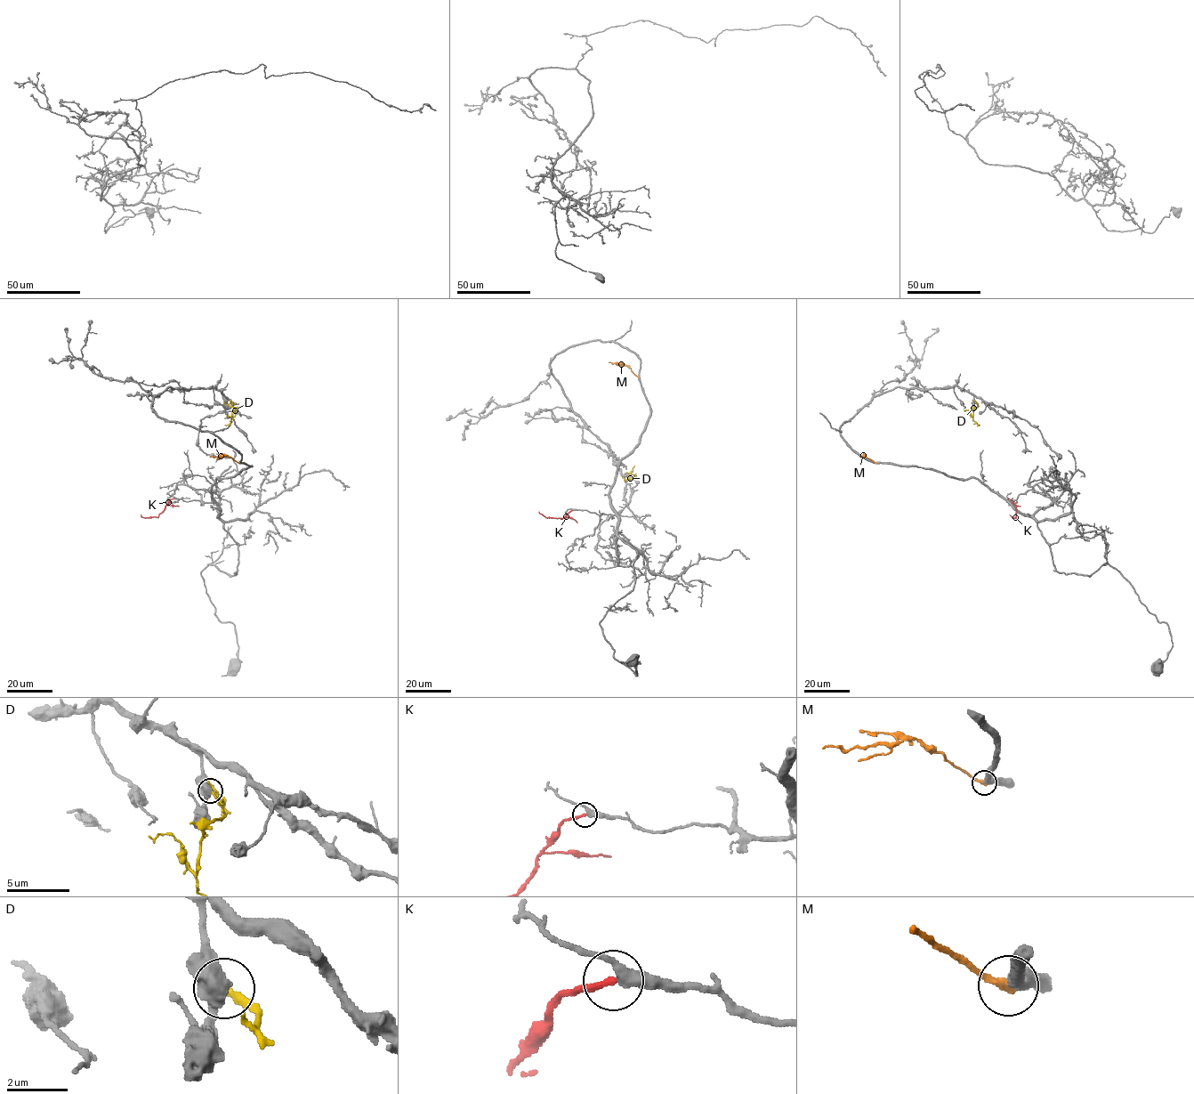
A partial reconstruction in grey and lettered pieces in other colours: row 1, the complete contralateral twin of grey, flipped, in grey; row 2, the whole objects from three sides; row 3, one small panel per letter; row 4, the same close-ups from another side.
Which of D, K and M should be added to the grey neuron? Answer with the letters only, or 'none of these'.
K

